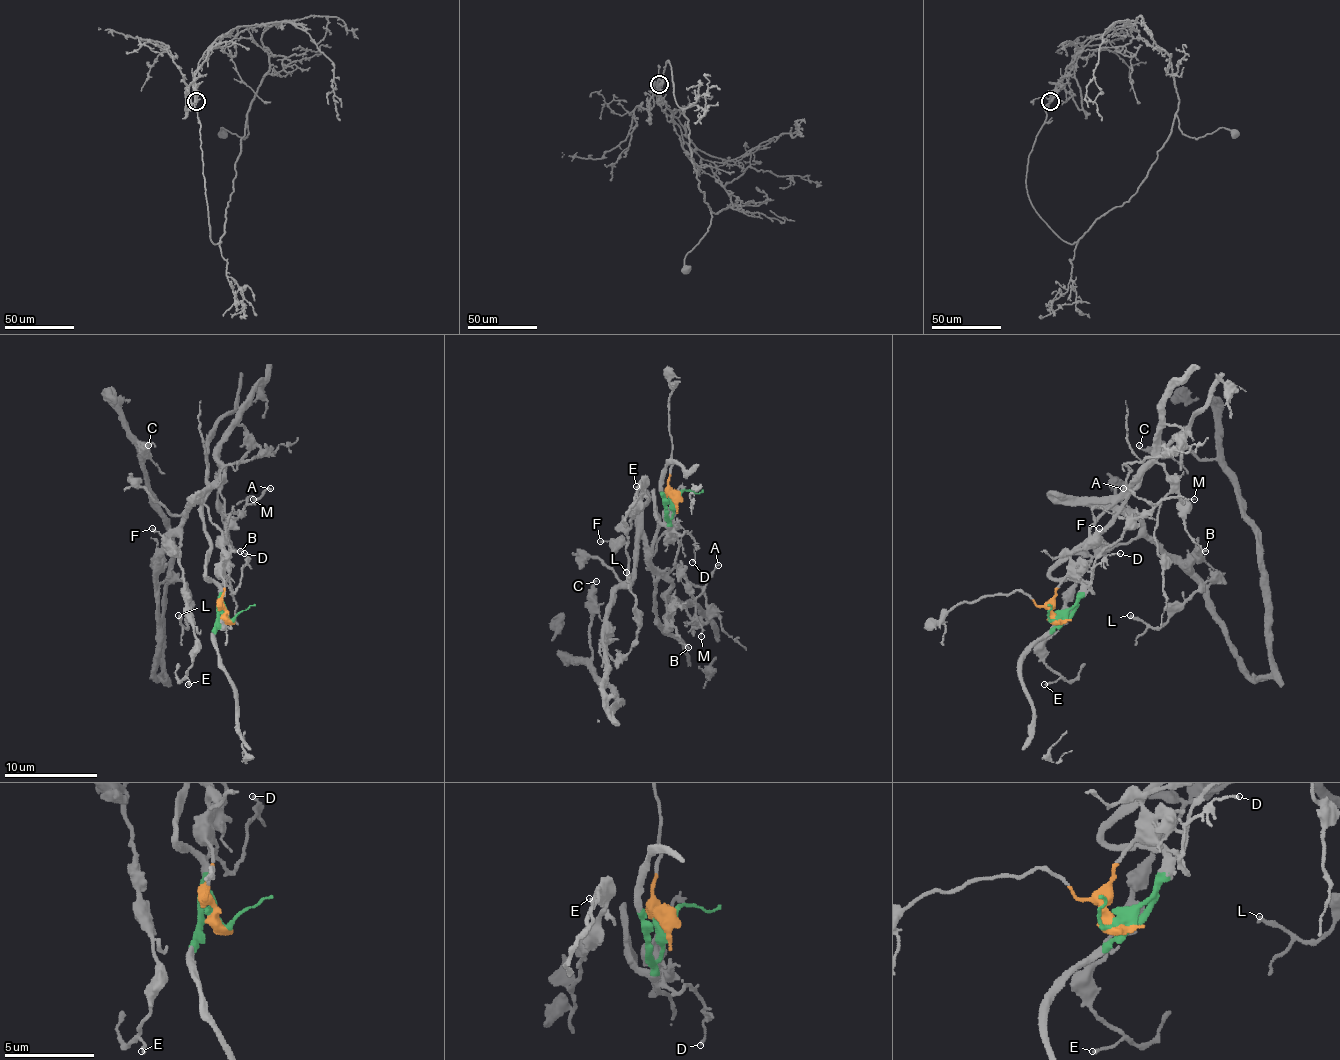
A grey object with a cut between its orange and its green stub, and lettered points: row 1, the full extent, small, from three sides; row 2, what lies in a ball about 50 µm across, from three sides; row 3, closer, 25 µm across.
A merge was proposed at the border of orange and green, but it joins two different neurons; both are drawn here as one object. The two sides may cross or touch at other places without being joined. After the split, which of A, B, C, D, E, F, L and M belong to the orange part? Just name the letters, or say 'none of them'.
B, C, E, F, L

